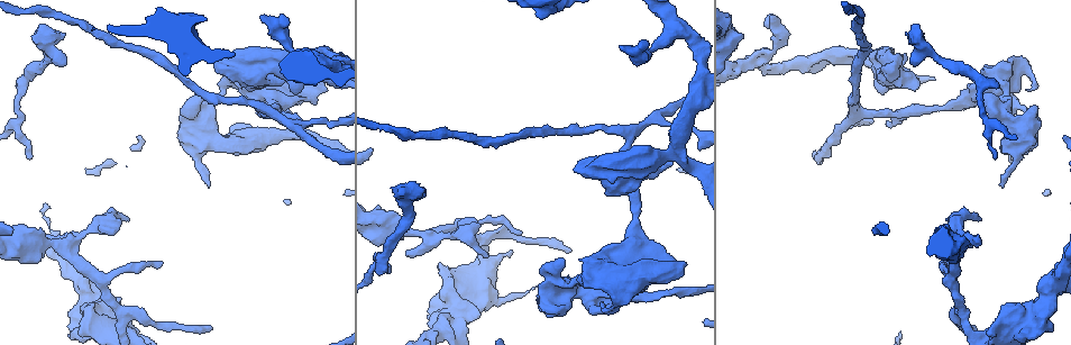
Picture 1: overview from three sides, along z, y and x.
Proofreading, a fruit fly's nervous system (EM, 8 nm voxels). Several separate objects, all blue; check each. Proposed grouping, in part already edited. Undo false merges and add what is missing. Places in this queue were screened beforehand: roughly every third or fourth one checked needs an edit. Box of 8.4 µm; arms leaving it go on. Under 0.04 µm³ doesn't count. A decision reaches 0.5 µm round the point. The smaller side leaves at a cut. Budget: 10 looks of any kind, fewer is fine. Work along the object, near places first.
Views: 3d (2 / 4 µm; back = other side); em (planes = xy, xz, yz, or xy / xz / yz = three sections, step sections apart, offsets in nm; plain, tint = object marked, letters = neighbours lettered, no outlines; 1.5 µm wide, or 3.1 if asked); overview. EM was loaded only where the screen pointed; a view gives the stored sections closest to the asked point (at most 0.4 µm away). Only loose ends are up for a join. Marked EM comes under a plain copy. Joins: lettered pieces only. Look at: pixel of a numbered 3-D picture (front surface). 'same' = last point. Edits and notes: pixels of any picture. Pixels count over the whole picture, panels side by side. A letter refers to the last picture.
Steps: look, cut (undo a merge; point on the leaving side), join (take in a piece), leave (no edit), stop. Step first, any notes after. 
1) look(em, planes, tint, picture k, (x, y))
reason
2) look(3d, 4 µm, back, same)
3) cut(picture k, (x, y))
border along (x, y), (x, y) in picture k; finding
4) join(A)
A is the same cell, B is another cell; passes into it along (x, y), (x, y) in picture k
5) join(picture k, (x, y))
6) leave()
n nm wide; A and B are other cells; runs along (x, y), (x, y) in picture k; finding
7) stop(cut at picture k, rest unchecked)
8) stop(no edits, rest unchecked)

look(em, xz, step 8, letters, picture 1, (388, 272))
an open end

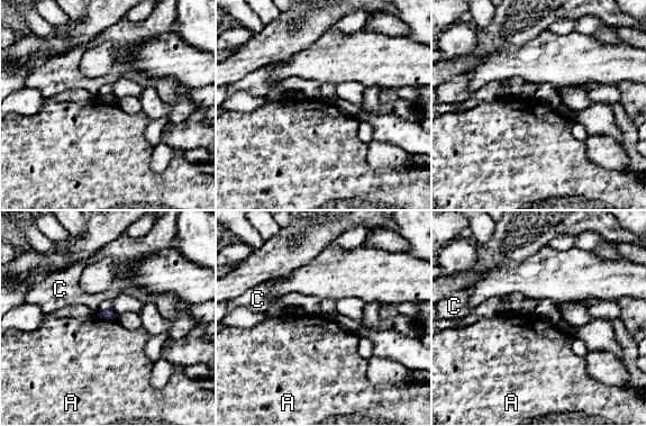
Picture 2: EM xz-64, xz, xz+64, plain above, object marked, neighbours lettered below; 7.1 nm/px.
look(em, xy, step 8, letters, same)
cut it another way

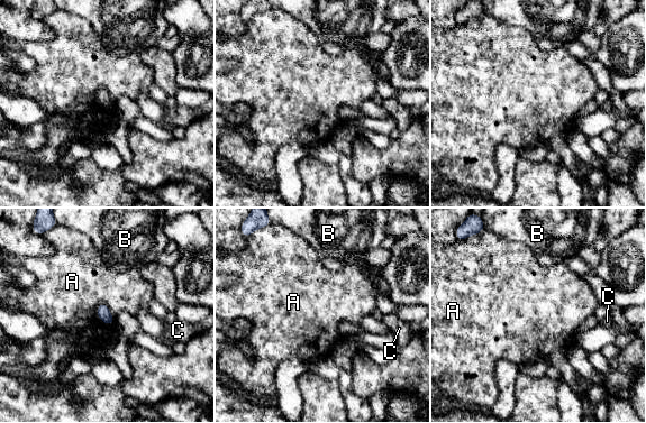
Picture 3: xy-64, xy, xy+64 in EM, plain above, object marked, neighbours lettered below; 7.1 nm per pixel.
leave()
A, B and C are other cells; border along (101, 301), (97, 315), (112, 324) in picture 3; none of them fits

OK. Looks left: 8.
look(3d, 2 µm, back, picture 1, (488, 255))
tapers out

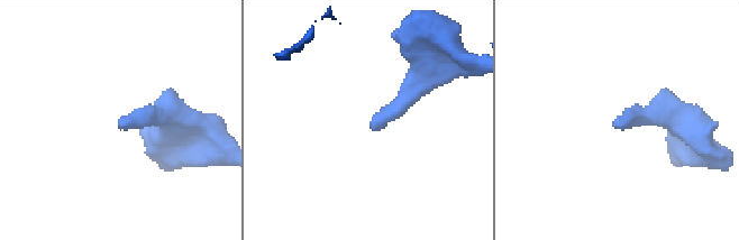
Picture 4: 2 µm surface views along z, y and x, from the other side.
look(em, xy, step 4, letters, picture 4, (369, 126))
now the EM

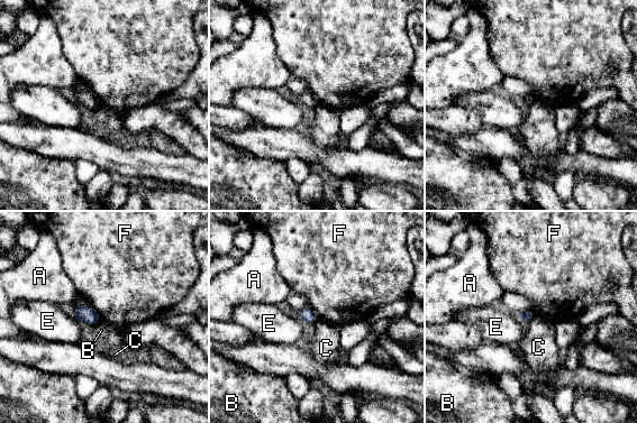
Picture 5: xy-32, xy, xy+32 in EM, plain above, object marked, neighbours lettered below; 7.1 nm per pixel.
leave()
A, B, C, E and F are other cells; border along (317, 318), (314, 324) in picture 5; none of them fits

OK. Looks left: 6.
look(em, planes, letters, picture 1, (119, 297))
thick end

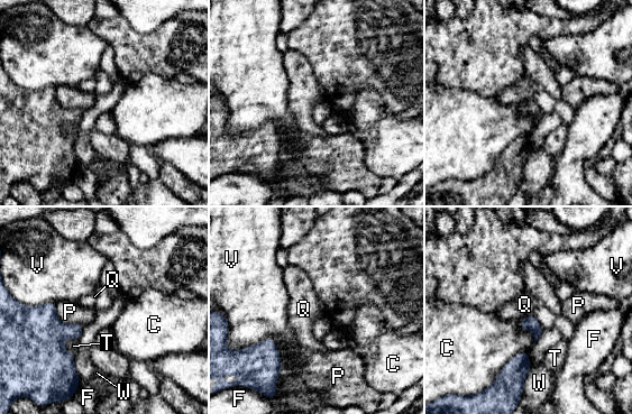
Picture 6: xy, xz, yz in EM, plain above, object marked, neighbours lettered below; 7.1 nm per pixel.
leave()
C, F, P, Q, T, V and W are other cells; no lettered piece goes on from it

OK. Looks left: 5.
look(em, xy, step 4, letters, picture 1, (311, 126))
branch stops here

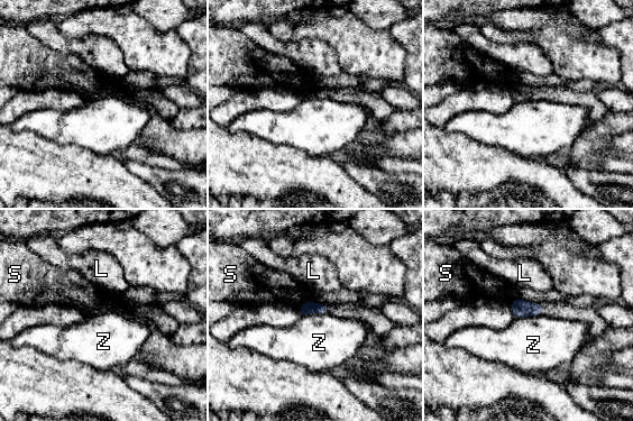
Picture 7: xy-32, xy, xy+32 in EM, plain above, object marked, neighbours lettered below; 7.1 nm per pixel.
look(em, planes, letters, same)
another direction

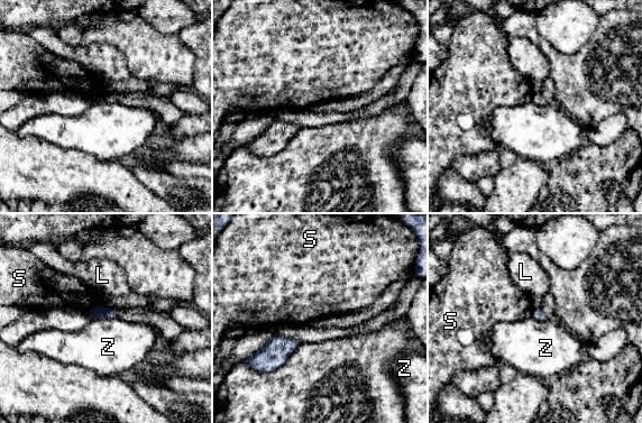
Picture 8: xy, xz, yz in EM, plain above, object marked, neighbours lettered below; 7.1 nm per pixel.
leave()
L, S and Z are other cells; border along (117, 316), (90, 320) in picture 8; none of them fits

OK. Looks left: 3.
stop(no edits, rest unchecked)

